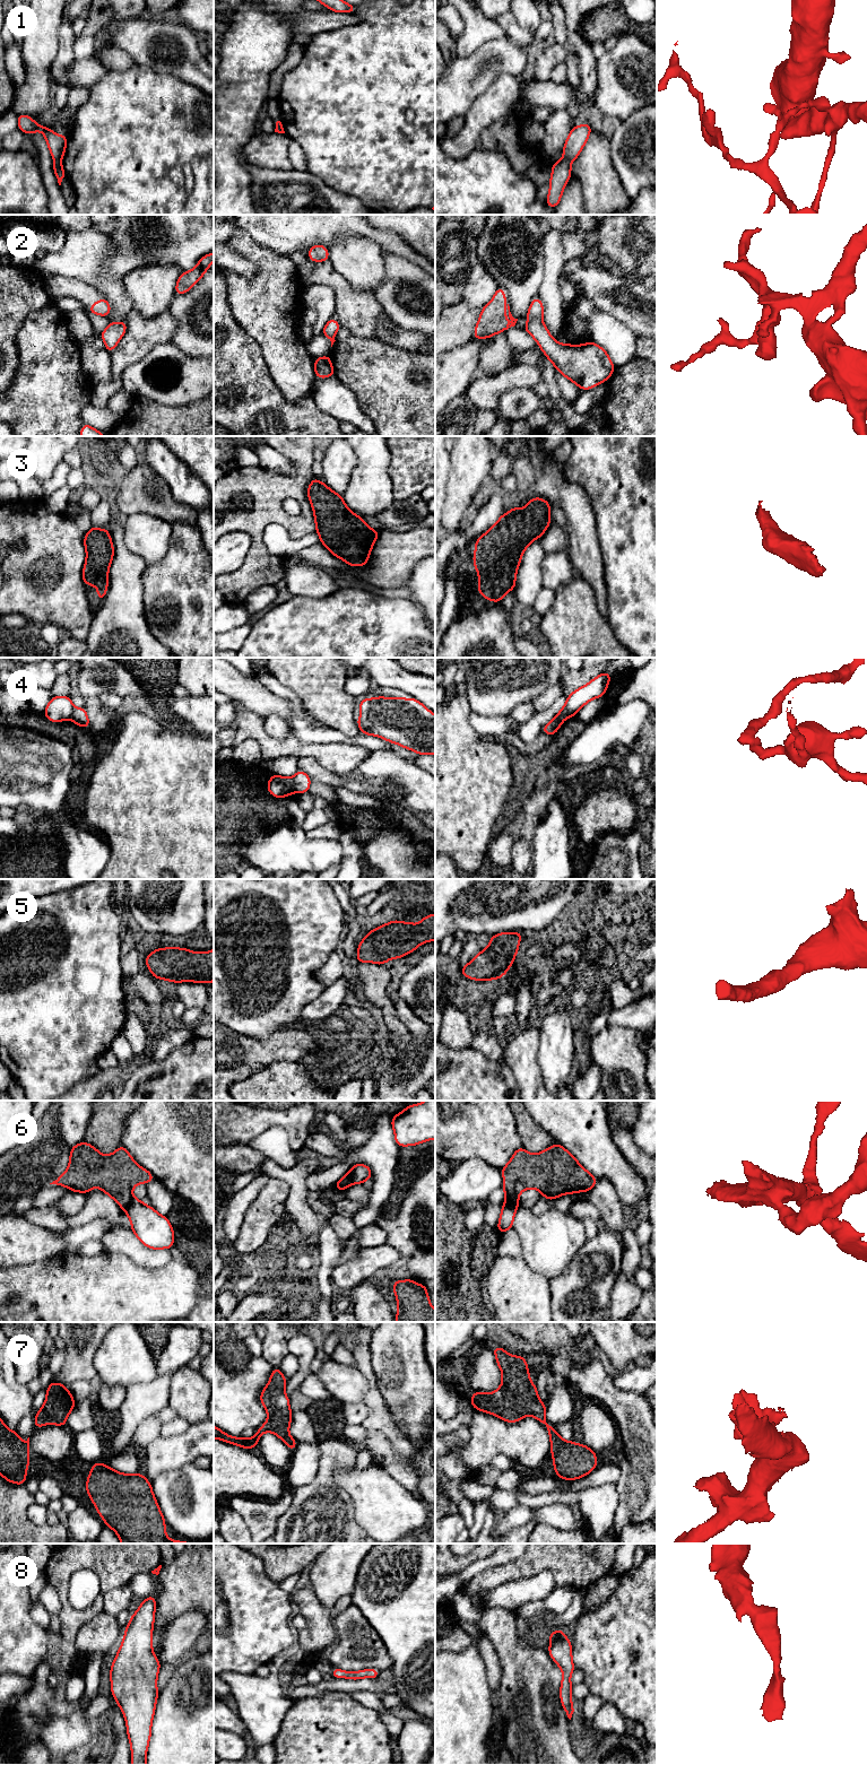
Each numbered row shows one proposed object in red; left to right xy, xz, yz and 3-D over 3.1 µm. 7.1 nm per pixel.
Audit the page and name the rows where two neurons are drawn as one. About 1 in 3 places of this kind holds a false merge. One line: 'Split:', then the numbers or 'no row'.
Split: 1, 4, 6

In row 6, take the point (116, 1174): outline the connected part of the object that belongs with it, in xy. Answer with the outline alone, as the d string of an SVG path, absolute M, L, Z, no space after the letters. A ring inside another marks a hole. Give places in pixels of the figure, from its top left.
M83 1141L71 1146L69 1166L67 1171L50 1184L57 1184L70 1189L72 1192L88 1193L95 1186L109 1194L123 1210L132 1201L132 1189L139 1184L154 1181L154 1175L138 1165L122 1145L111 1155L101 1154L94 1146Z

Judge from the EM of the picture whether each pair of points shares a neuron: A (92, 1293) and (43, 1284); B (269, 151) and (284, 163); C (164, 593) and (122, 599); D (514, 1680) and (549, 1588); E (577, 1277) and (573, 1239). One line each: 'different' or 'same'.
A: same
B: same
C: different
D: different
E: different

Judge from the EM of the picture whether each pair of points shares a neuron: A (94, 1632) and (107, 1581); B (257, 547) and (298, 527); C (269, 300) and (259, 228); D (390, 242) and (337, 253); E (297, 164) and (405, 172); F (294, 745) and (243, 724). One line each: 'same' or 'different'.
A: different
B: same
C: different
D: different
E: different
F: same

